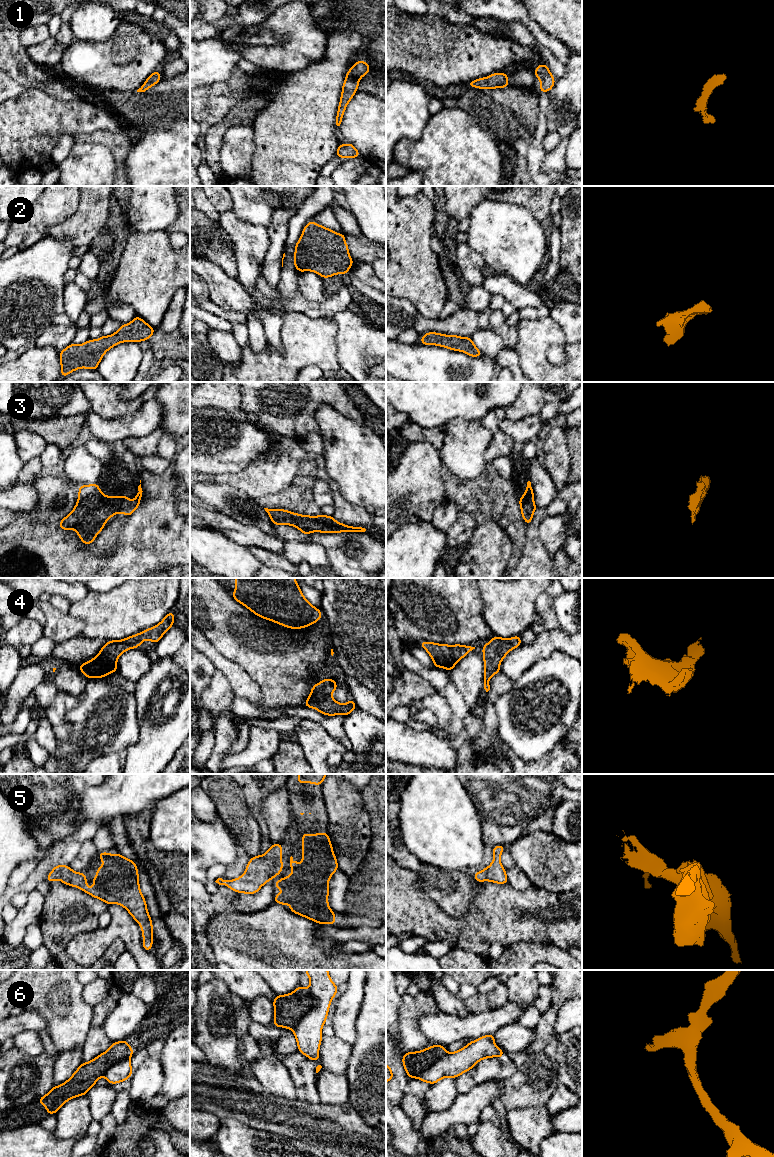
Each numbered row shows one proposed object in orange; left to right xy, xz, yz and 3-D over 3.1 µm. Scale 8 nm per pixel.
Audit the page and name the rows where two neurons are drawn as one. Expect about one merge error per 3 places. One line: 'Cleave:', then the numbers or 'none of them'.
Cleave: 6

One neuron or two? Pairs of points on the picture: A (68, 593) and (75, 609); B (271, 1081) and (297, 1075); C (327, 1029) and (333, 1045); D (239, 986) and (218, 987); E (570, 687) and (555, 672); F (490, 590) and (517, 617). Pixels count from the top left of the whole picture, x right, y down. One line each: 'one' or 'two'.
A: two
B: two
C: two
D: two
E: one
F: one

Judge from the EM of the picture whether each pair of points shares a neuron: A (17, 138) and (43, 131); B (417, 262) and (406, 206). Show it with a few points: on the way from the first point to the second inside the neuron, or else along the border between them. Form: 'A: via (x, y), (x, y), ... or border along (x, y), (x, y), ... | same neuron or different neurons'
A: via (23, 132), (37, 131) | same neuron
B: via (409, 248), (406, 220) | same neuron

